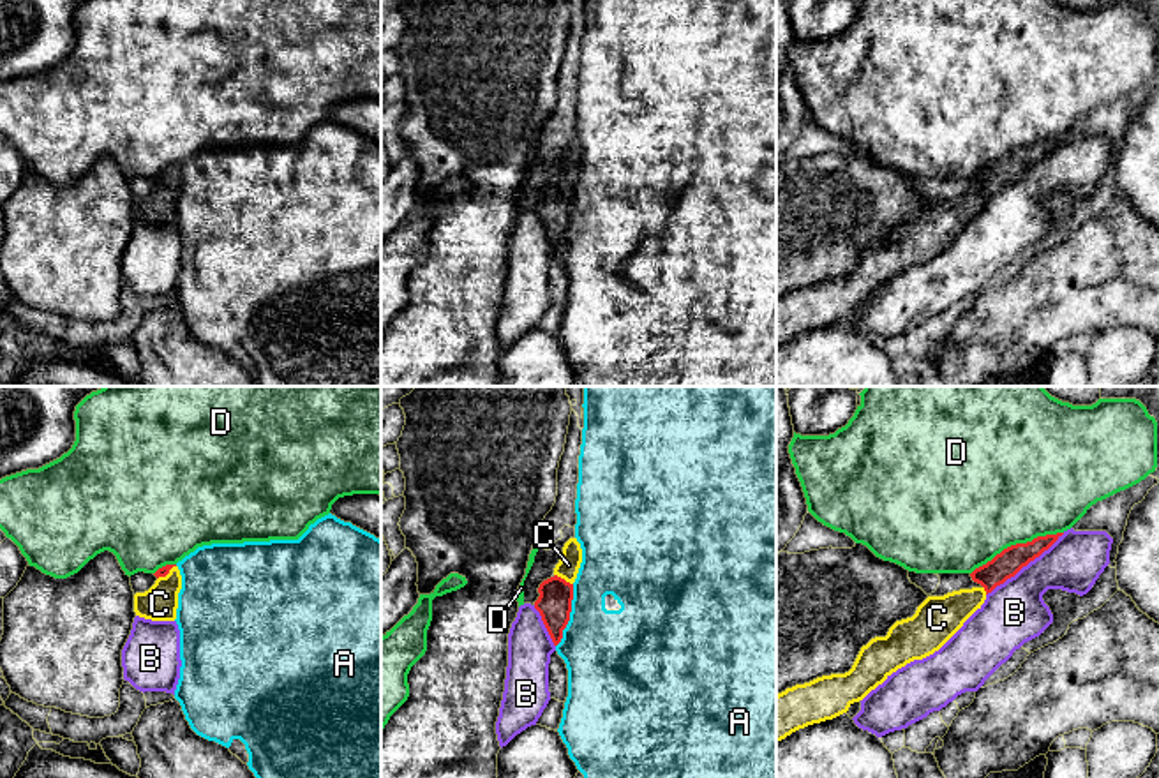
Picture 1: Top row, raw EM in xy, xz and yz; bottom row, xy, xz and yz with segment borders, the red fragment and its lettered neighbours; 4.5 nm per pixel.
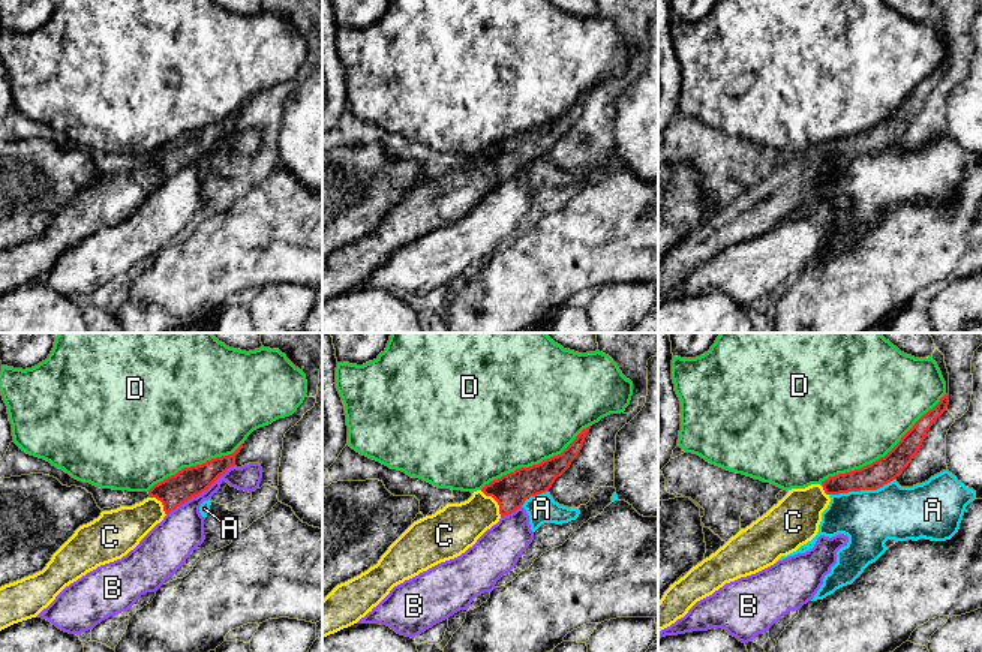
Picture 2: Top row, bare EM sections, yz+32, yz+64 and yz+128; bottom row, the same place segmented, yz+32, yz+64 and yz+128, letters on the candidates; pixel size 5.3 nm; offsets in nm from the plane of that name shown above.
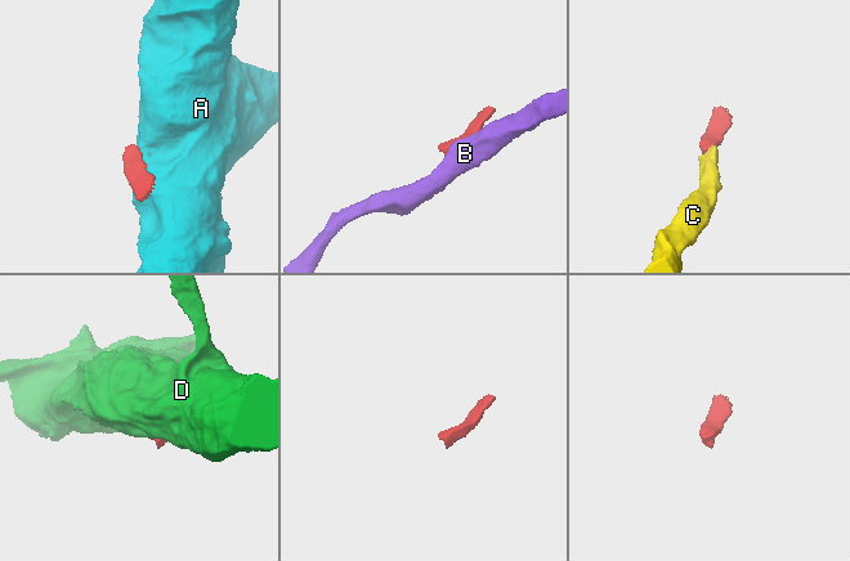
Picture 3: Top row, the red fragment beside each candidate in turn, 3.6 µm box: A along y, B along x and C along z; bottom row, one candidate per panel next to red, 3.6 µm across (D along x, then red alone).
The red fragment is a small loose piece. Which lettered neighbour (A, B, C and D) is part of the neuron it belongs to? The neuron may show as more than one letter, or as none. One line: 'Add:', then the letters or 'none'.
Add: C

